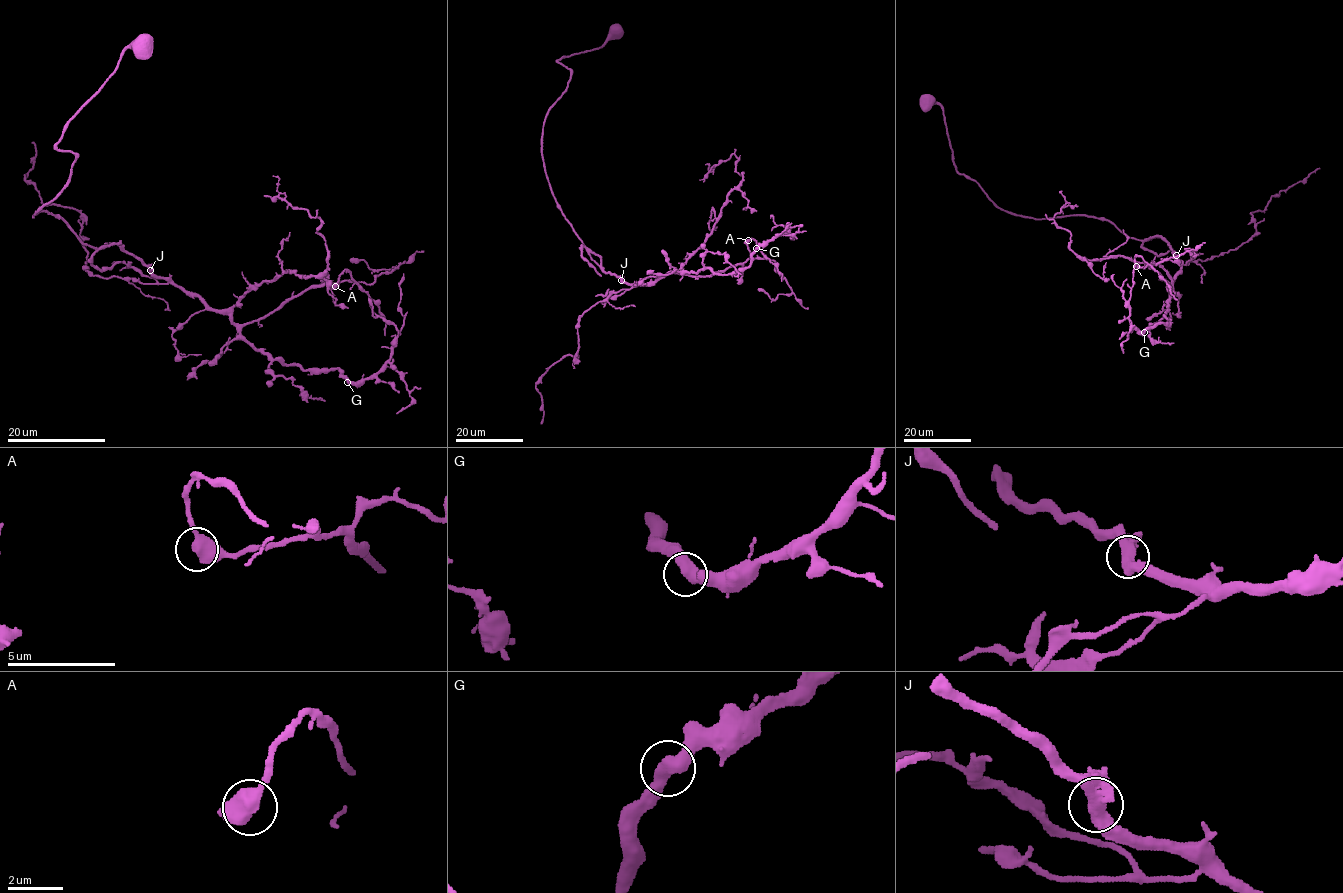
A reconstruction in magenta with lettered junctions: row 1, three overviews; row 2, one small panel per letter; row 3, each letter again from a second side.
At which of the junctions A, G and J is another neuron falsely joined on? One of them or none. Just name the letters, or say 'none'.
none

